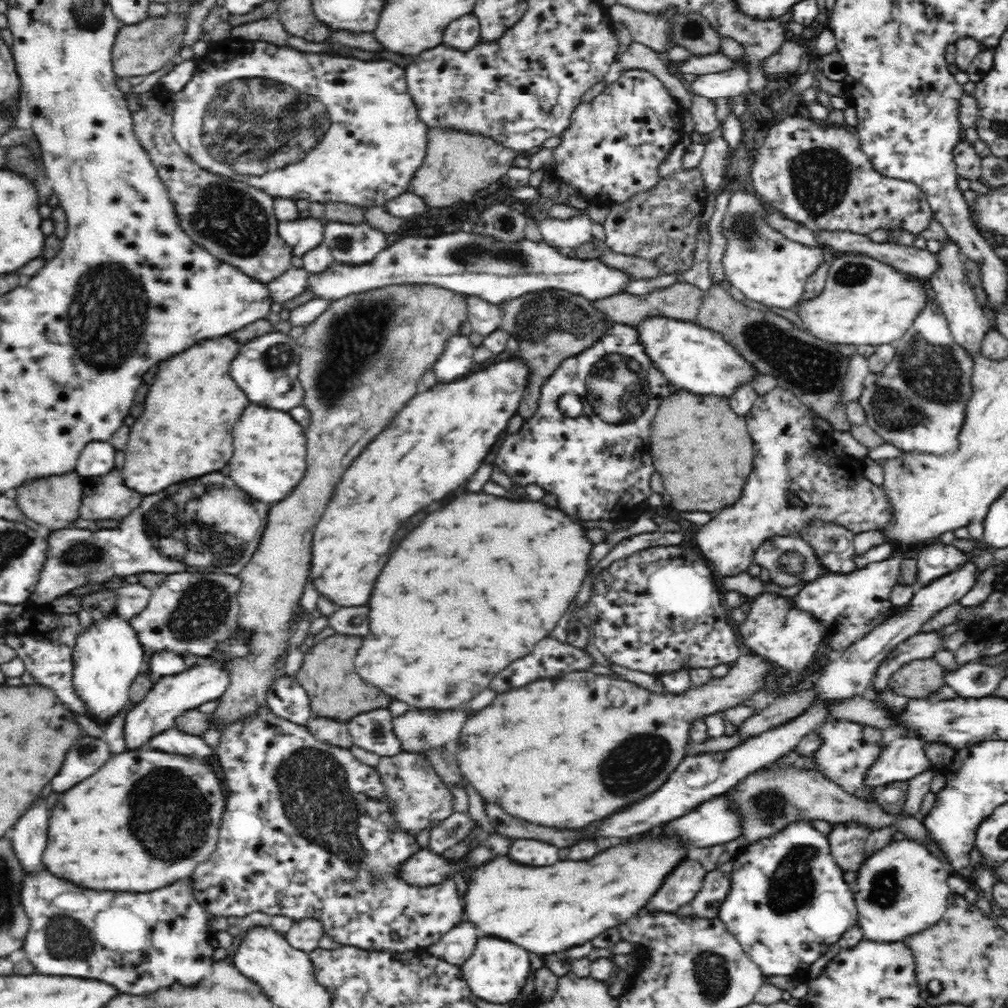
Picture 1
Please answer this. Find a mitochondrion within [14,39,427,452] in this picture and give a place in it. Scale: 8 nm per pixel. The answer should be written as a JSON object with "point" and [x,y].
{"point":[246,130]}

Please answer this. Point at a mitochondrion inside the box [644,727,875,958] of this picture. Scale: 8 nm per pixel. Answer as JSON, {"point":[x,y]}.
{"point":[791,887]}

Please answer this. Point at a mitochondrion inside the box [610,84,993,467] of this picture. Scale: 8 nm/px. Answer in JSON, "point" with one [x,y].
{"point":[930,378]}

